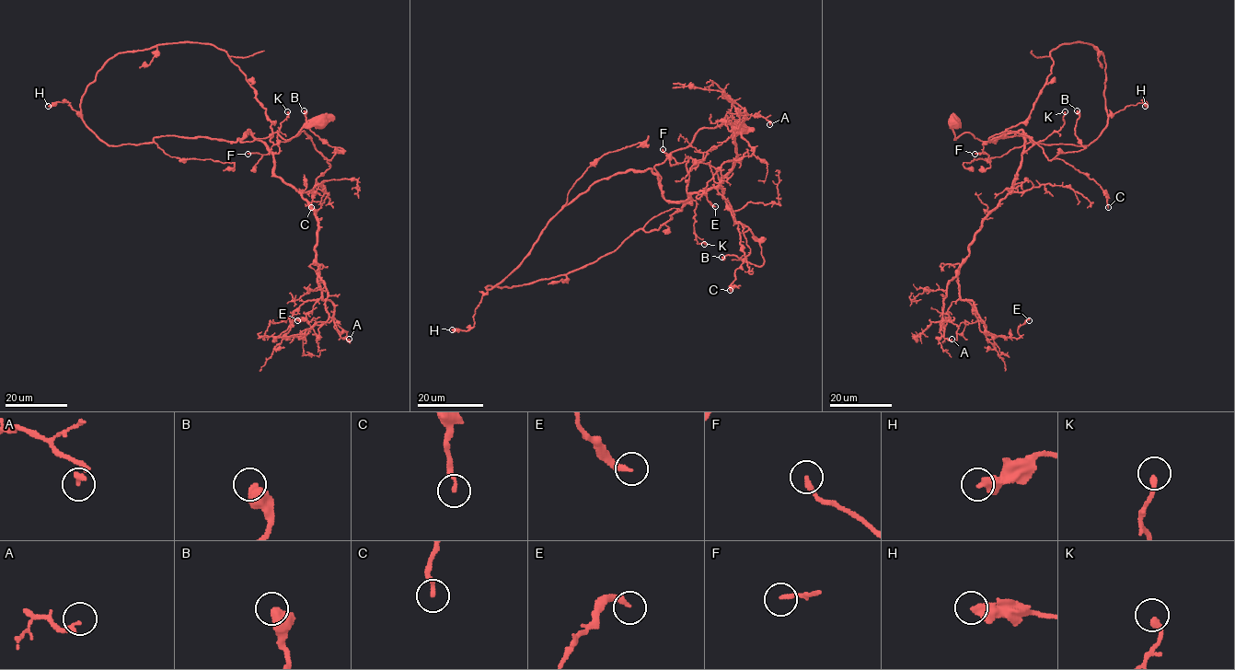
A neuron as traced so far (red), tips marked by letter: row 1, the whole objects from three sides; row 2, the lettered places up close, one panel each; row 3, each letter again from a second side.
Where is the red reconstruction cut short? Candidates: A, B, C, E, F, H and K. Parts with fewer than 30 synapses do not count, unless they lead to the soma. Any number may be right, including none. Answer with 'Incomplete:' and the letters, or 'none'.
Incomplete: none

